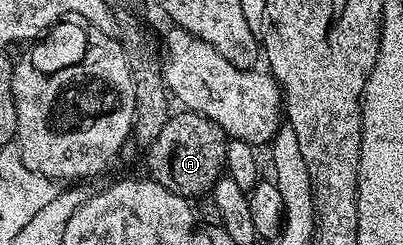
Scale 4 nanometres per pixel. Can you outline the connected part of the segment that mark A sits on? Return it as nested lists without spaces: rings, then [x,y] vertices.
[[[190,112],[178,113],[172,113],[168,117],[157,140],[153,140],[153,144],[146,147],[146,173],[150,181],[161,184],[161,188],[182,198],[195,200],[198,194],[210,195],[216,180],[224,173],[229,139],[220,126],[213,124],[213,120]]]

